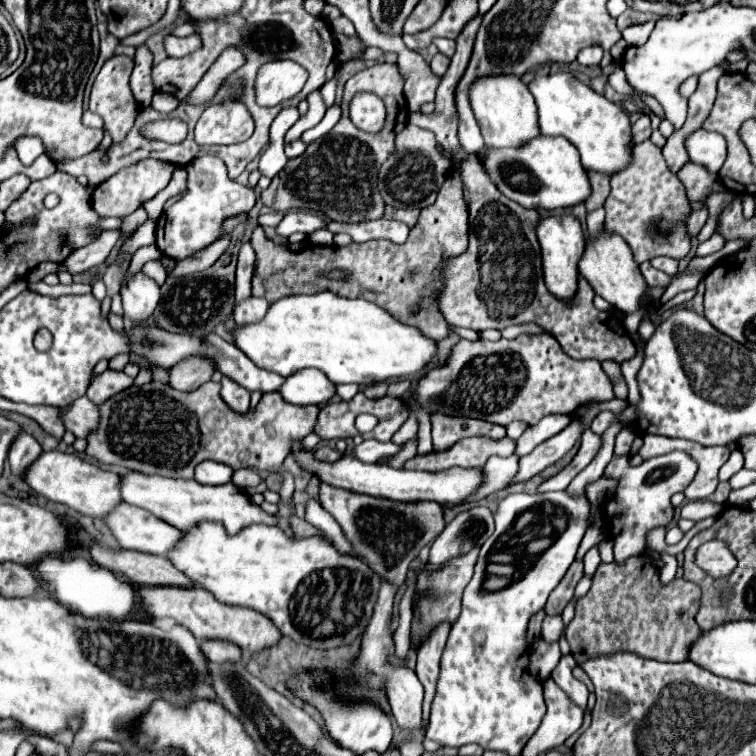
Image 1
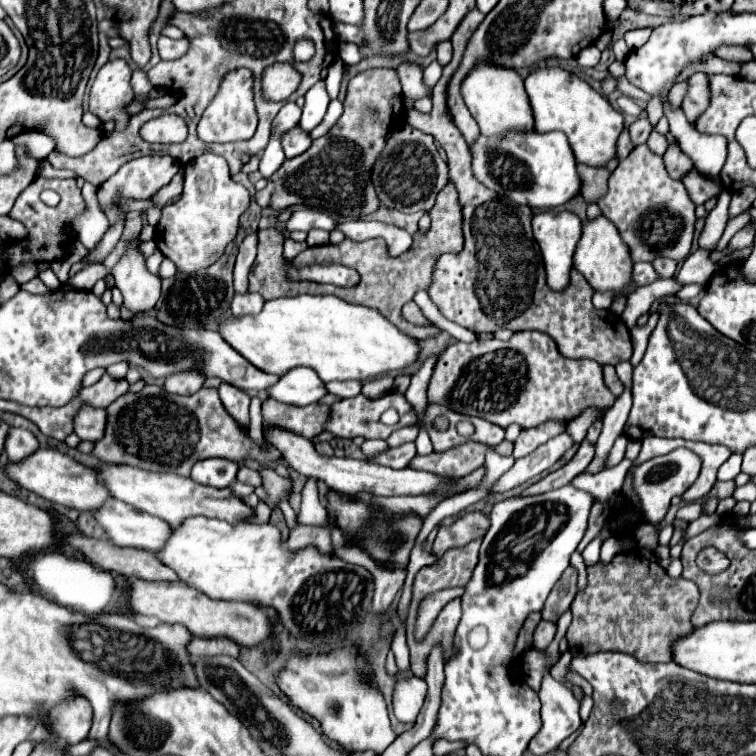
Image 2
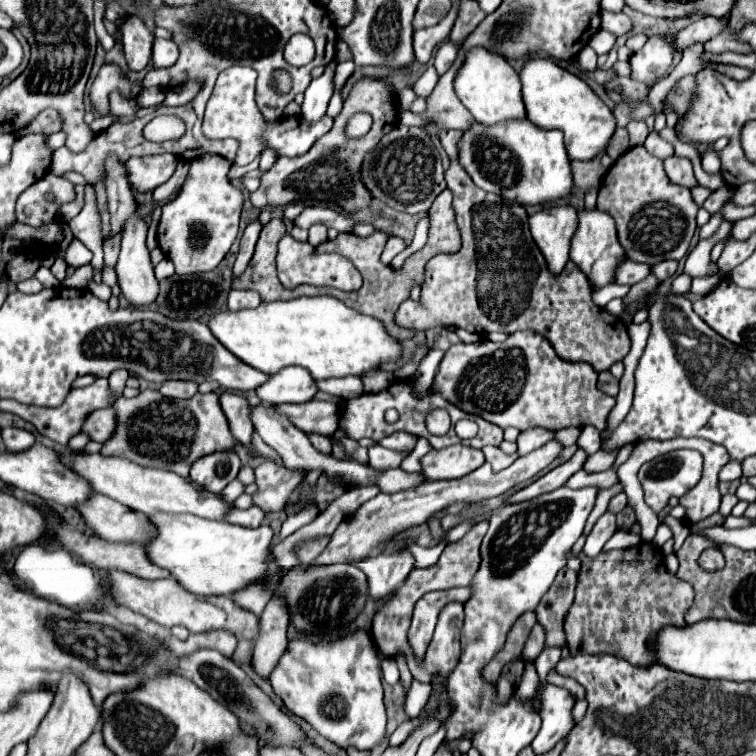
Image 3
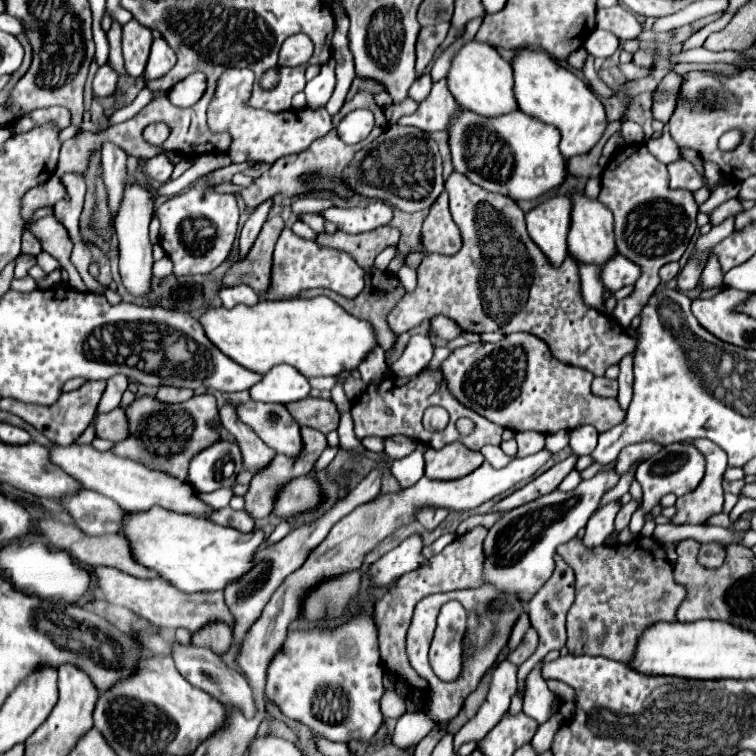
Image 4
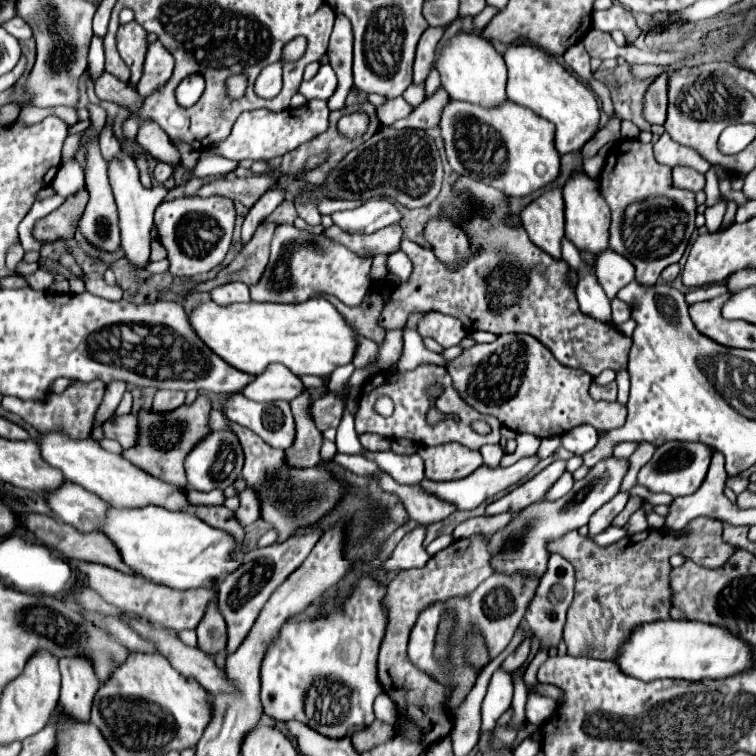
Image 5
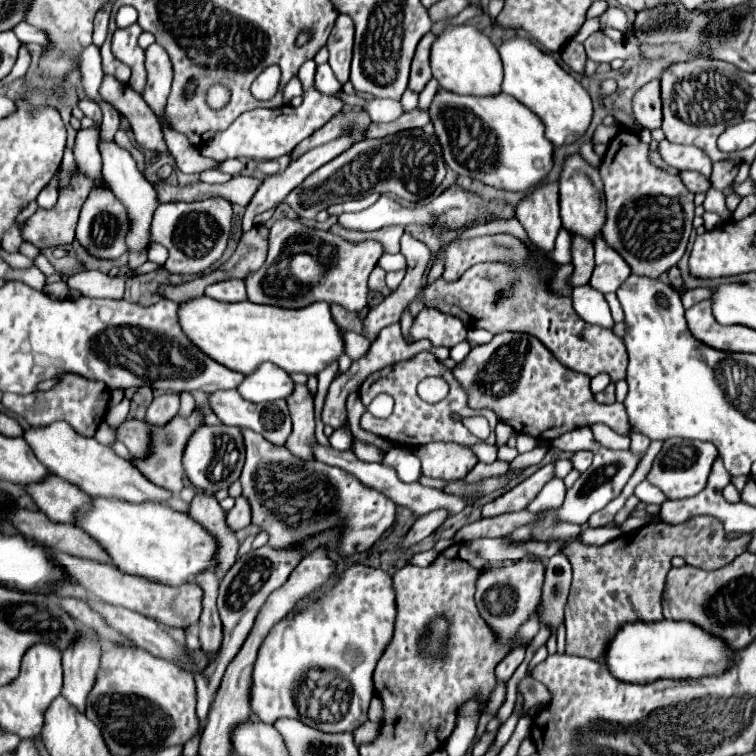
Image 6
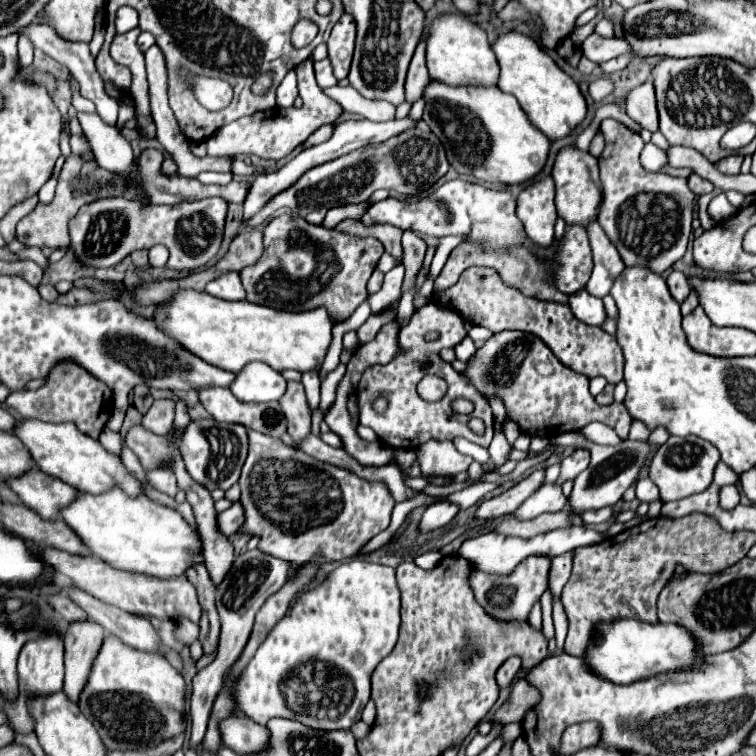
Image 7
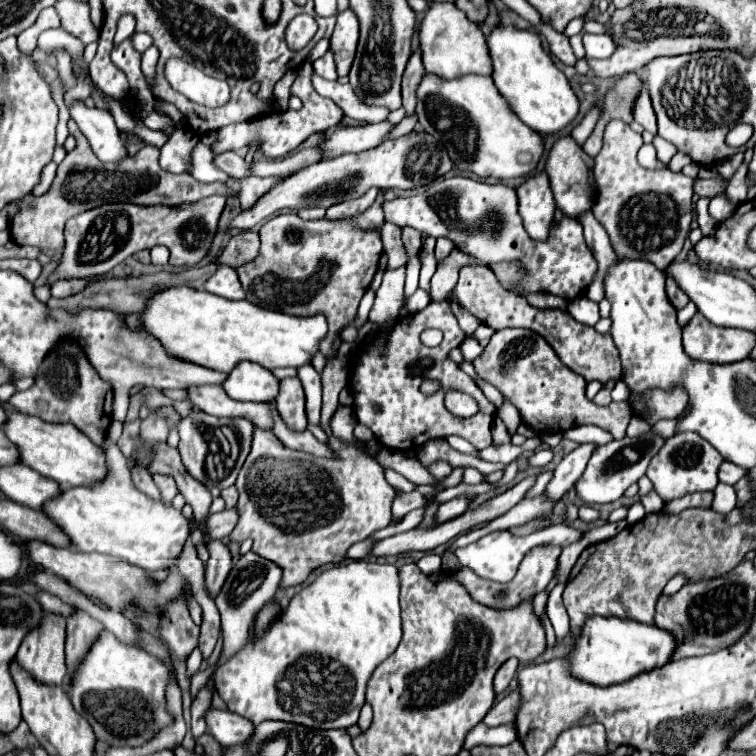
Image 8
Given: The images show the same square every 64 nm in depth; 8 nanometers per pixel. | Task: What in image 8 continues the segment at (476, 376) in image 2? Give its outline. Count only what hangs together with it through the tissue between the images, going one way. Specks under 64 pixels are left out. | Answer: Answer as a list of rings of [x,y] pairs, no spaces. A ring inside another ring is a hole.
[[[522,328],[498,330],[490,338],[484,352],[472,360],[472,364],[476,374],[498,388],[502,396],[518,408],[522,422],[532,426],[538,434],[562,434],[582,424],[596,424],[612,432],[618,440],[626,436],[626,428],[632,418],[628,402],[612,402],[612,406],[602,408],[588,400],[586,380],[564,366],[540,334]]]

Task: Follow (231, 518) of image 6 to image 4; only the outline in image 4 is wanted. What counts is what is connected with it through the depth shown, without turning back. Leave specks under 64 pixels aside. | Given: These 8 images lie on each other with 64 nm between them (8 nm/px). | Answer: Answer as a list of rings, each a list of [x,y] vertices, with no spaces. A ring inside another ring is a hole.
[[[302,428],[302,440],[304,440],[304,452],[296,458],[286,458],[284,455],[276,454],[274,460],[270,460],[270,464],[264,466],[264,470],[258,470],[250,482],[250,490],[244,496],[246,498],[246,512],[250,512],[256,520],[262,520],[266,516],[270,516],[274,512],[276,500],[278,500],[278,492],[292,480],[302,478],[311,472],[312,467],[328,446],[326,436],[322,432],[316,432],[312,428]]]

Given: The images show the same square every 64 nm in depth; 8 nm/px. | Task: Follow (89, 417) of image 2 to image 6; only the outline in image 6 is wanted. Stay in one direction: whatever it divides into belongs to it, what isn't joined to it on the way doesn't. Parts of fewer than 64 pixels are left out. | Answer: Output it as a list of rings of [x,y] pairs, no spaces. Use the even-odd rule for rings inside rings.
[[[128,418],[114,428],[116,440],[124,442],[132,456],[144,456],[148,452],[148,426],[142,420]]]

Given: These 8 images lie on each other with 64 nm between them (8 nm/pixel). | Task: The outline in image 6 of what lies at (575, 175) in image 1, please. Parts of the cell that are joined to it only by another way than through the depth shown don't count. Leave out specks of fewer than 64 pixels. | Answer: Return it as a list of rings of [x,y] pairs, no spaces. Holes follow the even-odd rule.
[[[438,90],[438,94],[430,104],[430,116],[438,140],[442,144],[444,160],[460,176],[470,176],[472,180],[480,180],[482,184],[494,188],[524,192],[540,184],[554,166],[554,144],[546,138],[544,124],[540,124],[540,118],[536,118],[532,110],[524,108],[524,104],[520,104],[508,94],[498,94],[492,98],[476,98],[476,96],[458,96],[448,90]]]

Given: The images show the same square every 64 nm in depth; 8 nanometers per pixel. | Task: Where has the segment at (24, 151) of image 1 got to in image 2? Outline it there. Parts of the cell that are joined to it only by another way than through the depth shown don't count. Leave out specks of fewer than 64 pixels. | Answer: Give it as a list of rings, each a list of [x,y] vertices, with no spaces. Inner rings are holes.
[[[22,132],[20,136],[16,136],[14,140],[14,146],[20,146],[20,148],[26,148],[28,156],[32,158],[46,158],[52,150],[54,150],[54,140],[50,138],[44,138],[42,132]]]

